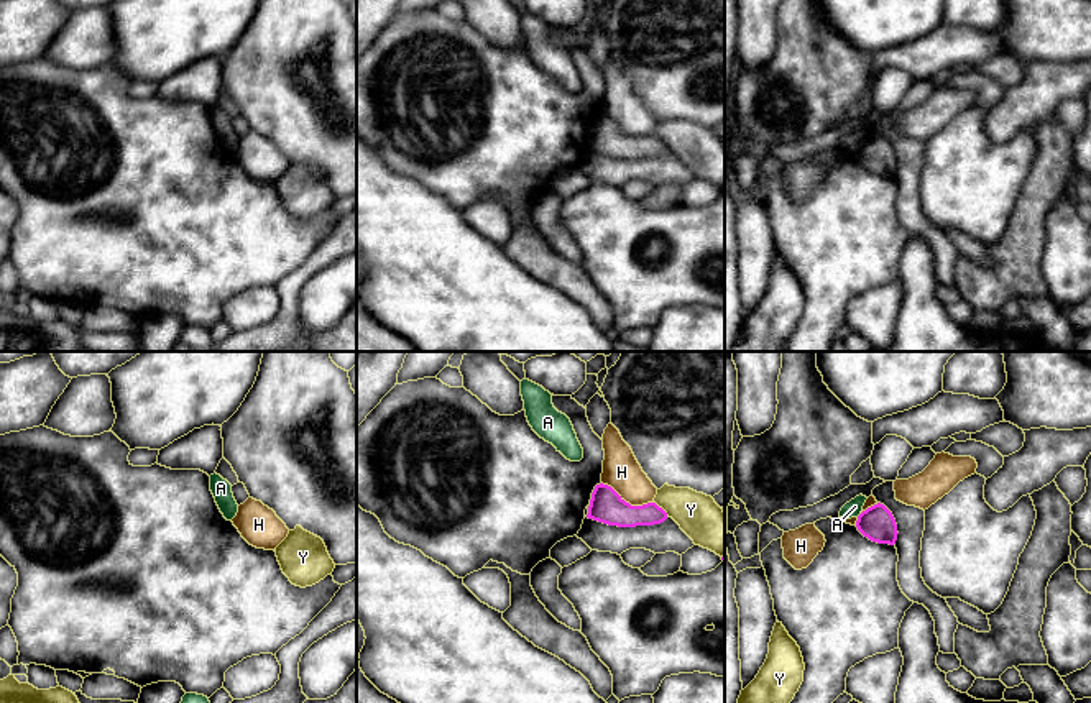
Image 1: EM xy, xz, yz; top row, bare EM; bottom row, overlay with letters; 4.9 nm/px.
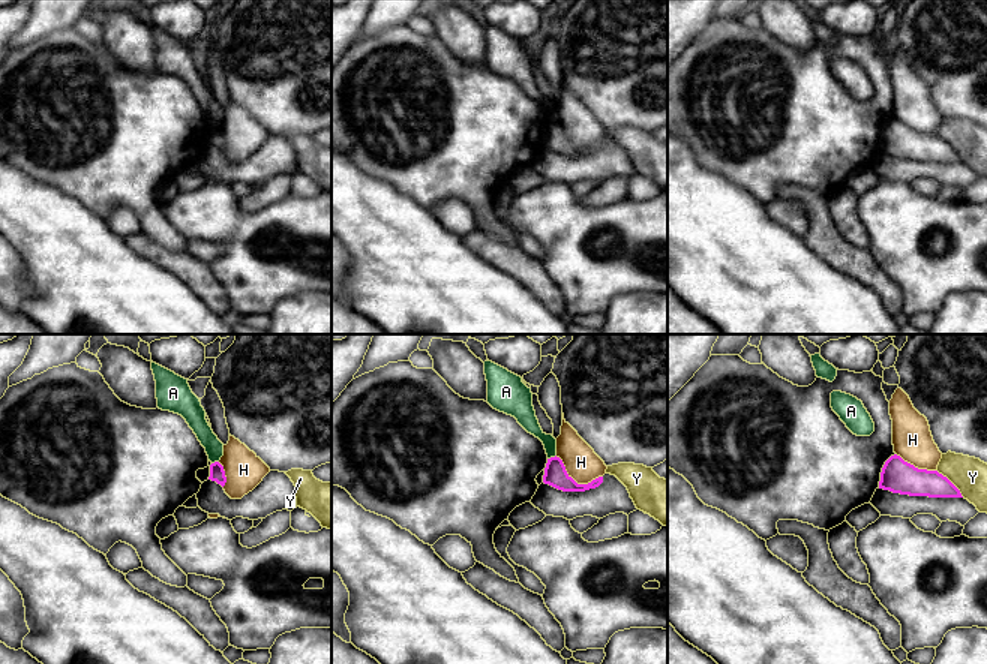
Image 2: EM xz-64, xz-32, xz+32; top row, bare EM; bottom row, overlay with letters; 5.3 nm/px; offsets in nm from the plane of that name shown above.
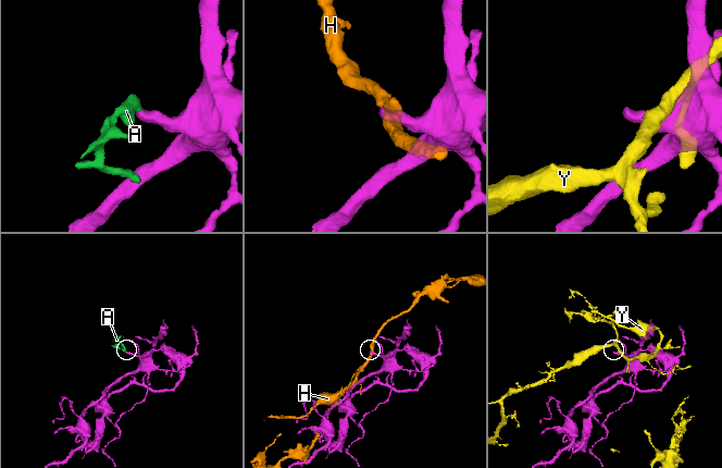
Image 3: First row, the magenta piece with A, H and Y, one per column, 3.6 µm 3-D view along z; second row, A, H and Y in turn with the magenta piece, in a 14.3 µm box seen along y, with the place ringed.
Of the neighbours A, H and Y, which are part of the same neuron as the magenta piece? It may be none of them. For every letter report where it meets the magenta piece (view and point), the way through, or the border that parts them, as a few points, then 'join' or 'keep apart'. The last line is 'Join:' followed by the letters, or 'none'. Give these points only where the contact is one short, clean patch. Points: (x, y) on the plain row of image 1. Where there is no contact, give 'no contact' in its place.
A: meets magenta in yz at (860, 147); border along yz (861, 145), (856, 148); keep apart
H: meets magenta in xz at (628, 135); keep apart
Y: meets magenta in xz at (661, 140); keep apart
Join: none

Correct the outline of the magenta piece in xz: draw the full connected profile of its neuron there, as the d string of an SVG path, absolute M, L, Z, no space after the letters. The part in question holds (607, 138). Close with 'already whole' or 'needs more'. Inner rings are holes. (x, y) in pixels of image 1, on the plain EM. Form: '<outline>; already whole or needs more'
M600 115L592 125L587 149L608 158L636 159L661 156L667 145L656 135L631 138L611 118Z; already whole

